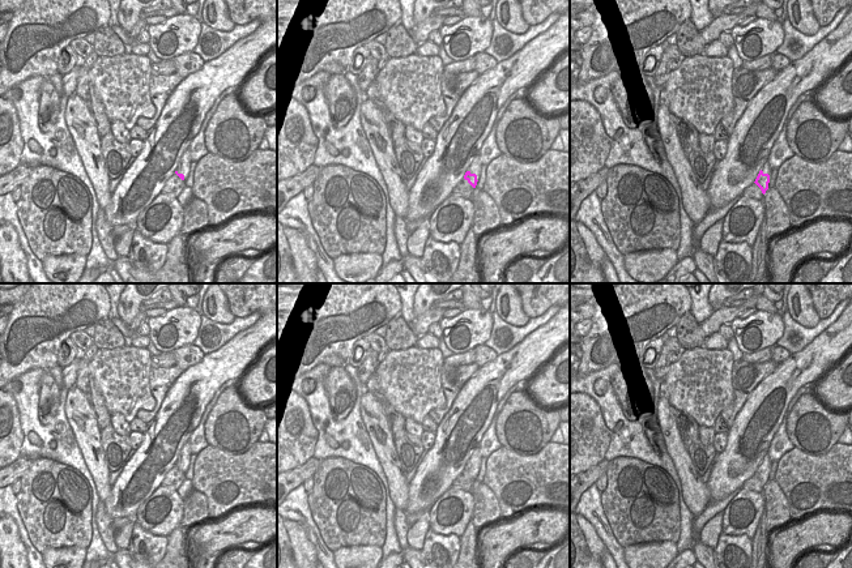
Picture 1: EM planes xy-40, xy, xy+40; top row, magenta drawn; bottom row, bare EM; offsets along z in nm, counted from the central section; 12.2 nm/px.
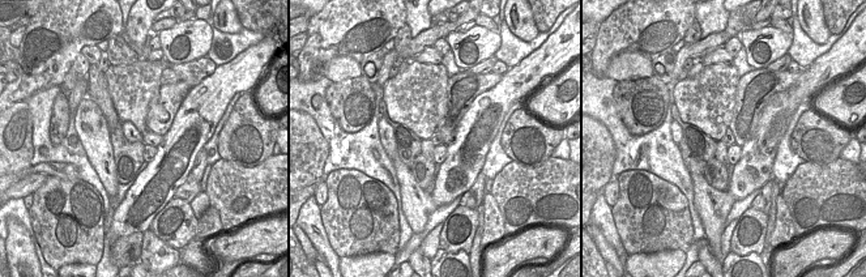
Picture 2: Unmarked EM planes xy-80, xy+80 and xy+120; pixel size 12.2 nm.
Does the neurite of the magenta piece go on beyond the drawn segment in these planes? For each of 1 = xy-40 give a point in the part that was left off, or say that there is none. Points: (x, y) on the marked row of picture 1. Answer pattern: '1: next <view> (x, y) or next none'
1: next none

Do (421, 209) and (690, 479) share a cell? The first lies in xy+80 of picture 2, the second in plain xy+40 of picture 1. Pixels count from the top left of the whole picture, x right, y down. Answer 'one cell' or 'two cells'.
one cell

